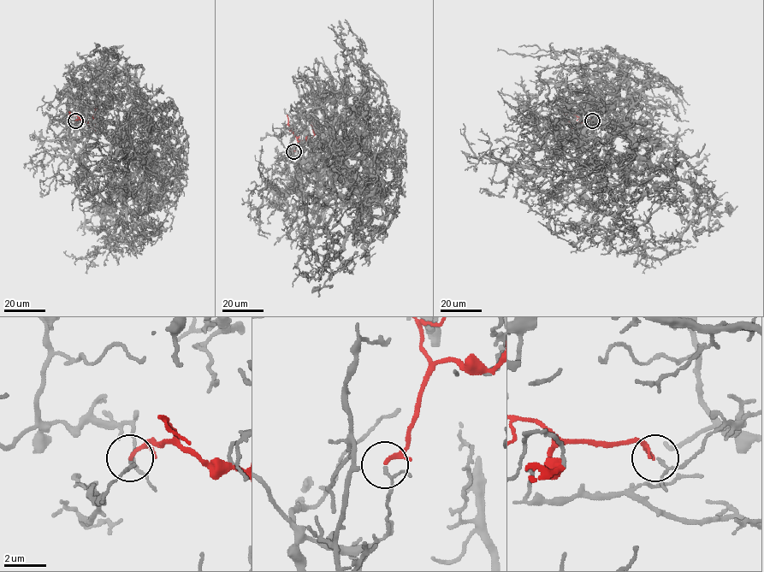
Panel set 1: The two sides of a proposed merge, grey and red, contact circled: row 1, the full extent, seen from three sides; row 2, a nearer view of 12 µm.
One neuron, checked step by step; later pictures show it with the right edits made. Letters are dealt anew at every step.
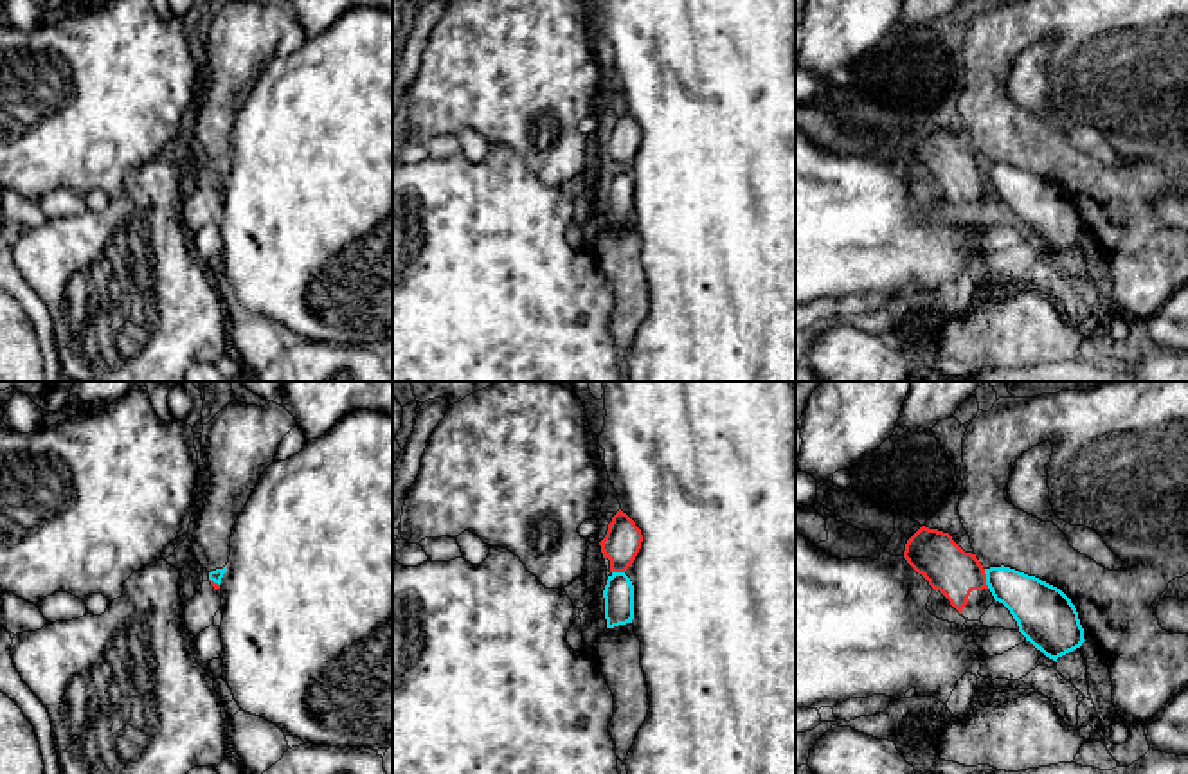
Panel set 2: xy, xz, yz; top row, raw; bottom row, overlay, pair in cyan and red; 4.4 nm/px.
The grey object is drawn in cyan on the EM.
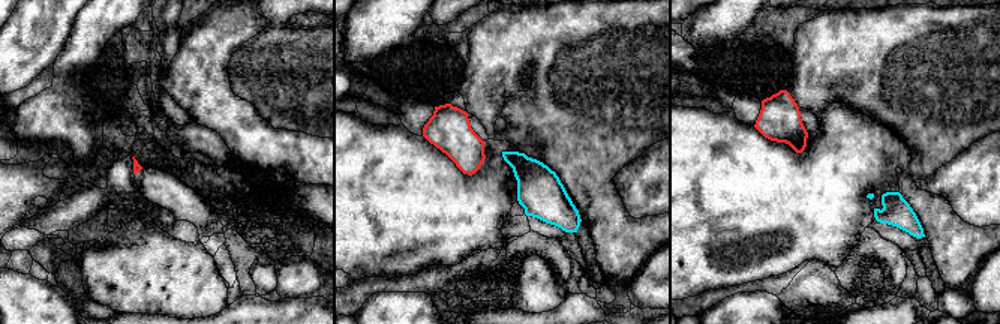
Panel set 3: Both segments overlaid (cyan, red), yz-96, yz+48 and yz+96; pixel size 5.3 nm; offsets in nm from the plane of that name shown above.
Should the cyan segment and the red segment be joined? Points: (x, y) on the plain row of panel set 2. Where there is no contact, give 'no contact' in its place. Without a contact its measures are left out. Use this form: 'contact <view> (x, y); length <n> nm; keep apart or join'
contact yz (987, 175); length 90 nm; keep apart

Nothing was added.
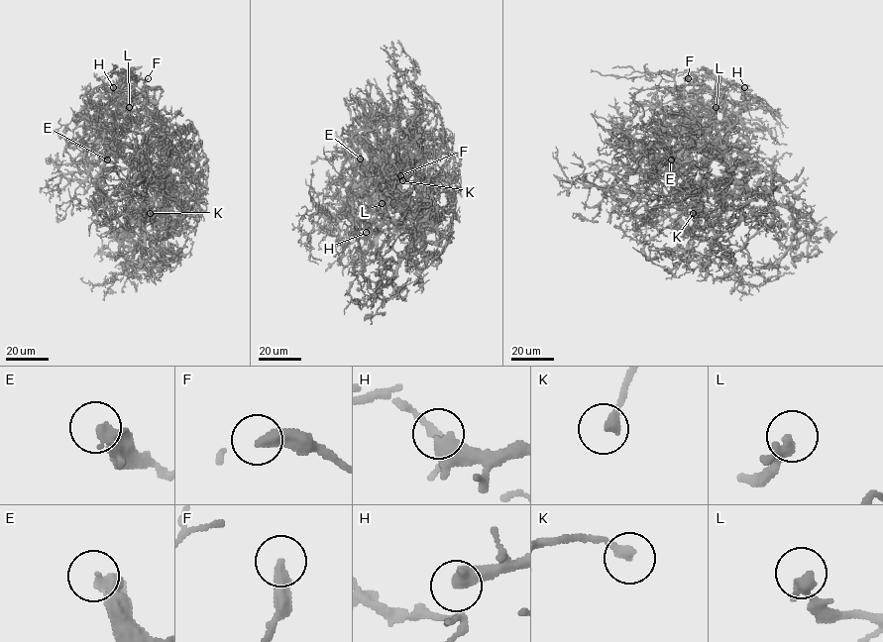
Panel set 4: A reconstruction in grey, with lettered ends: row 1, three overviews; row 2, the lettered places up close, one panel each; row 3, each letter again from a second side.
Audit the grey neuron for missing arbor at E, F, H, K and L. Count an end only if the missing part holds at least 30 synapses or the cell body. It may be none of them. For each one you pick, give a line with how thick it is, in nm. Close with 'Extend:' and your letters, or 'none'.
Extend: none

